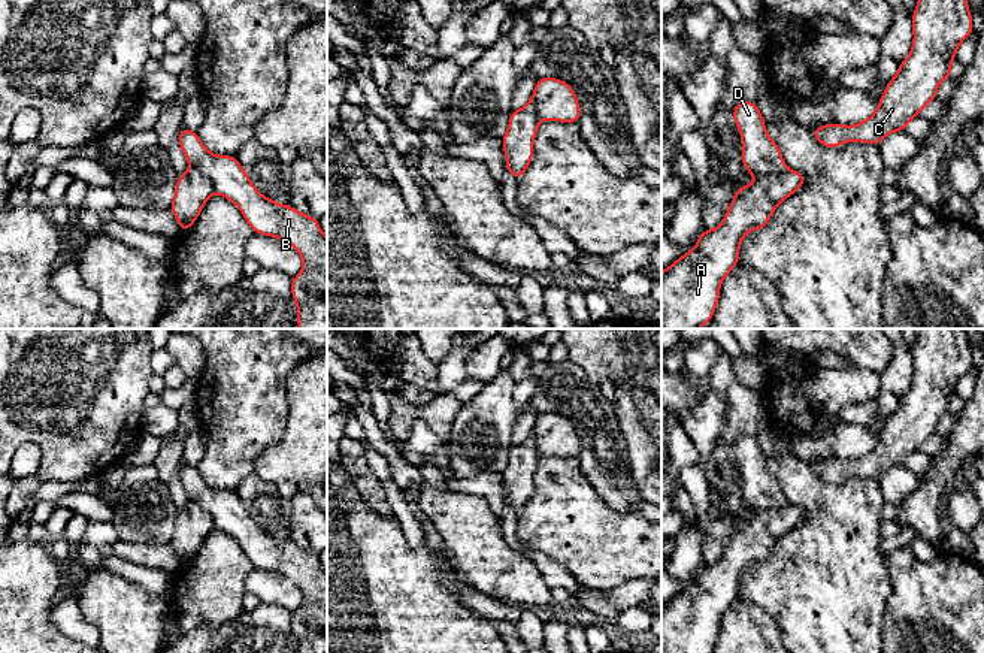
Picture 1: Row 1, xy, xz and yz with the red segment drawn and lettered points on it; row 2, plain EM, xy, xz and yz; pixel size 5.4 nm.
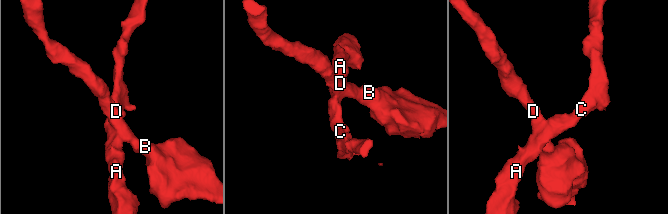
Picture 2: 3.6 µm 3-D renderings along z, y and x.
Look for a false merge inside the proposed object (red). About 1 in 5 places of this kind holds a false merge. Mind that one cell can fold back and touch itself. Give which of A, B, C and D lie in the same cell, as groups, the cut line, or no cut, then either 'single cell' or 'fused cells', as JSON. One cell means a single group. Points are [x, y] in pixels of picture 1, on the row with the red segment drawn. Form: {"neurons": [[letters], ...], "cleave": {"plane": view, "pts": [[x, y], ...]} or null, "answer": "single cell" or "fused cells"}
{"neurons": [["A", "C"], ["B", "D"]], "cleave": {"plane": "xy", "pts": [[190, 165], [211, 181], [215, 192]]}, "answer": "fused cells"}

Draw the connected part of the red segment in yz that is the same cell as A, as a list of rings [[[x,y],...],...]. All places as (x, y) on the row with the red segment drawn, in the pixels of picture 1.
[[[785,169],[736,187],[721,224],[703,230],[697,245],[661,272],[661,329],[699,329],[714,317],[720,285],[739,264],[745,235],[766,227],[778,205],[805,181]]]

